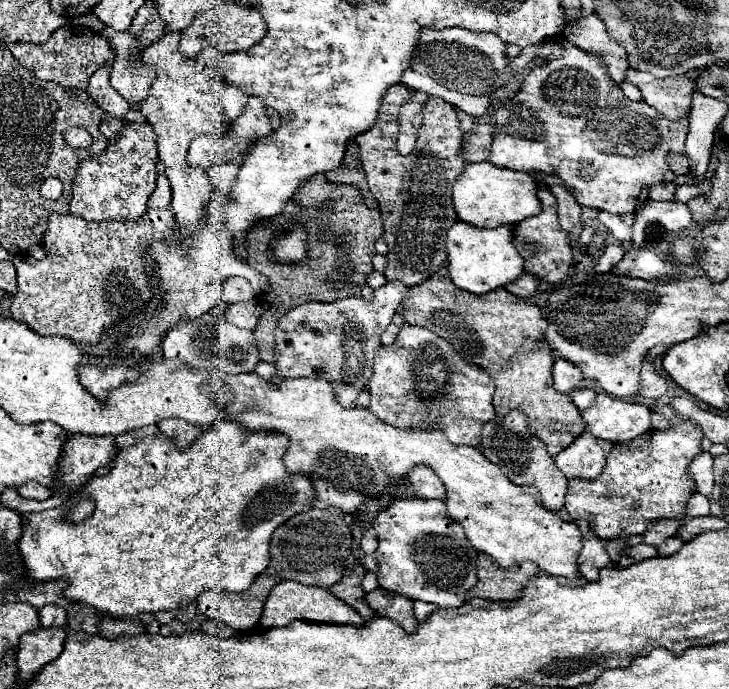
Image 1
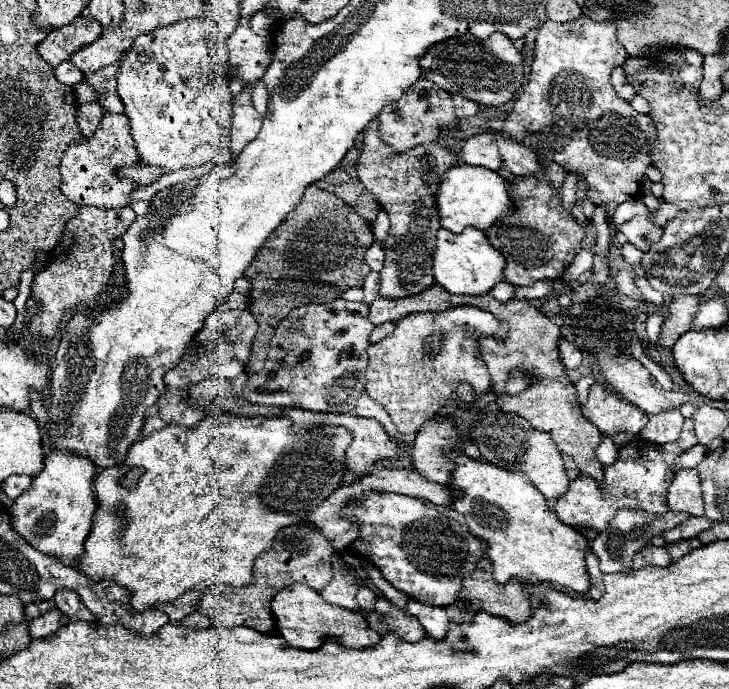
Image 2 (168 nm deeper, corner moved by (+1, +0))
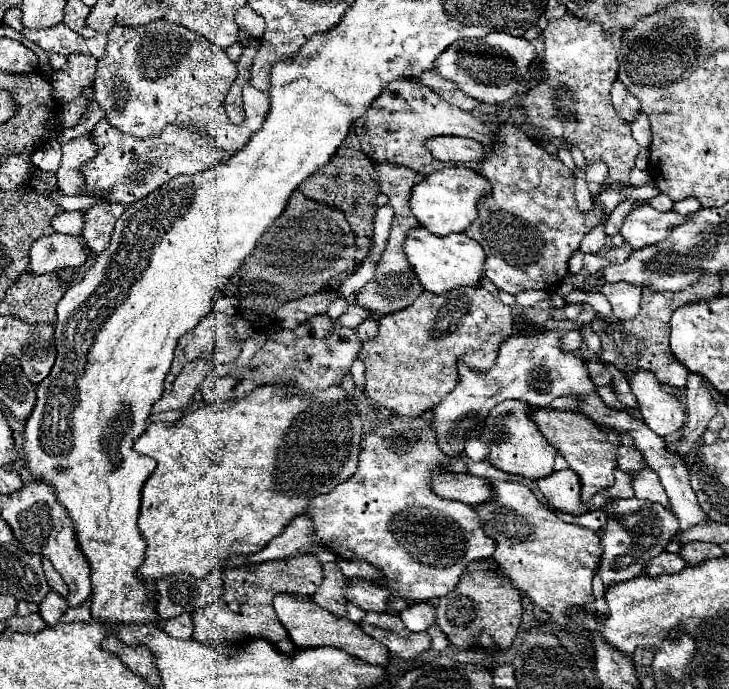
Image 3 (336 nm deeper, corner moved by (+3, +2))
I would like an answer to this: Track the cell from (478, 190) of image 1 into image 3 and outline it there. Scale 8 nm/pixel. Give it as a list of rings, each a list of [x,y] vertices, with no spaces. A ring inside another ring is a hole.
[[[444,166],[430,172],[412,188],[410,208],[412,214],[436,236],[448,236],[452,232],[464,232],[478,214],[478,202],[492,192],[490,182],[476,170],[464,166]]]

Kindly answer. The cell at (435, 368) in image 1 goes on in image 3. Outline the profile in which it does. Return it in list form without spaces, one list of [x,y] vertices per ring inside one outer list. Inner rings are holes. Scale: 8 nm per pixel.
[[[470,286],[460,288],[460,290],[452,290],[452,292],[448,292],[448,294],[428,294],[428,292],[422,292],[422,294],[416,298],[414,304],[410,304],[408,308],[398,310],[398,312],[394,312],[394,314],[382,316],[382,318],[378,320],[378,324],[380,324],[380,334],[378,334],[374,340],[364,342],[362,354],[360,354],[360,360],[362,360],[364,366],[366,366],[366,394],[368,394],[368,398],[372,398],[374,402],[386,406],[390,412],[396,412],[396,414],[408,416],[408,418],[418,418],[418,416],[422,416],[426,410],[432,410],[442,398],[446,398],[446,396],[452,392],[452,388],[456,386],[456,364],[458,364],[458,362],[464,362],[464,364],[466,364],[468,368],[472,368],[474,372],[486,372],[486,370],[490,370],[490,368],[496,364],[500,344],[502,344],[506,338],[510,338],[510,336],[514,334],[514,320],[512,320],[510,306],[502,304],[502,302],[500,302],[498,298],[494,298],[488,290],[484,290],[484,288],[470,288]]]

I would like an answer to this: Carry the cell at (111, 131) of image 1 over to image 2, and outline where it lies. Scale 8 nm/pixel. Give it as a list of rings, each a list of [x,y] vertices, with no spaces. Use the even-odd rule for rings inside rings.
[[[94,102],[78,104],[76,120],[78,120],[78,126],[80,126],[82,136],[88,136],[90,138],[102,118],[104,118],[104,110],[98,104],[94,104]]]

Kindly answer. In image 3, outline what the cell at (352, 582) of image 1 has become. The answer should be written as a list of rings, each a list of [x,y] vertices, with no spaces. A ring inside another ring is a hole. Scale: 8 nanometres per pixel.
[[[330,562],[324,564],[324,582],[322,586],[316,590],[316,594],[312,596],[314,602],[326,610],[330,610],[336,616],[344,616],[346,608],[348,608],[348,600],[346,600],[346,592],[348,592],[348,584],[350,580],[342,574],[342,570]]]

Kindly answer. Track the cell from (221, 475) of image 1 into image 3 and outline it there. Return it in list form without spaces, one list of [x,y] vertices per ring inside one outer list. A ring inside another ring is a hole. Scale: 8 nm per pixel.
[[[280,384],[260,386],[258,390],[254,390],[252,394],[244,396],[240,400],[212,402],[212,404],[206,404],[206,406],[194,410],[194,412],[188,412],[178,422],[174,422],[172,426],[170,424],[162,424],[162,422],[152,422],[144,430],[144,434],[134,442],[134,450],[138,454],[150,456],[150,458],[154,458],[158,462],[156,470],[150,474],[150,478],[146,480],[146,484],[142,488],[142,506],[140,506],[138,528],[140,528],[142,538],[146,540],[146,560],[136,570],[138,578],[148,582],[148,580],[166,578],[166,576],[176,574],[176,572],[192,574],[194,578],[206,578],[212,570],[216,570],[218,566],[224,566],[224,562],[262,550],[276,534],[280,534],[280,530],[284,530],[284,526],[288,526],[288,522],[292,522],[292,518],[296,518],[298,514],[302,514],[308,508],[308,504],[310,504],[310,500],[314,496],[330,492],[336,484],[348,480],[356,472],[358,454],[360,454],[360,442],[362,442],[362,418],[360,418],[360,412],[354,410],[352,400],[346,396],[346,392],[340,386],[332,386],[332,388],[324,390],[324,394],[320,394],[316,400],[304,400],[304,398],[298,398],[298,396],[286,396],[284,386],[280,386]]]

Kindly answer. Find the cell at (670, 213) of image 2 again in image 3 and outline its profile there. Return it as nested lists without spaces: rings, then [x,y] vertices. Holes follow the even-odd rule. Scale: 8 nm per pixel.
[[[694,198],[680,200],[680,202],[676,202],[676,204],[672,206],[672,210],[674,210],[674,212],[680,212],[680,214],[692,214],[692,212],[696,212],[696,210],[700,210],[700,208],[702,208],[700,202],[696,202]]]

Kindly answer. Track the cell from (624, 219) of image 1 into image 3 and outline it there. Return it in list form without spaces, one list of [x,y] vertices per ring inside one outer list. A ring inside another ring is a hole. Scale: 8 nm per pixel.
[[[650,204],[636,206],[624,220],[620,234],[626,238],[626,242],[636,250],[650,244],[656,244],[668,236],[668,230],[680,222],[684,222],[686,216],[676,212],[658,212]]]

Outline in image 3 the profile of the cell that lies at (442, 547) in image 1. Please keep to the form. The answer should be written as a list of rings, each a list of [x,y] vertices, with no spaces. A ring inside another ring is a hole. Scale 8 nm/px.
[[[426,412],[414,420],[400,416],[382,420],[382,424],[374,428],[374,432],[364,440],[358,472],[354,478],[338,484],[328,494],[312,498],[312,506],[306,510],[306,514],[310,514],[314,520],[316,534],[330,550],[348,560],[366,560],[384,572],[386,586],[376,586],[368,580],[352,580],[348,602],[354,602],[364,610],[384,612],[388,596],[394,594],[416,602],[442,598],[456,588],[462,572],[470,562],[490,558],[494,554],[496,542],[484,534],[476,510],[462,502],[444,500],[432,494],[428,488],[430,474],[438,472],[438,464],[450,462],[450,458],[444,458],[436,446],[436,436],[432,434],[430,422],[432,412]]]

